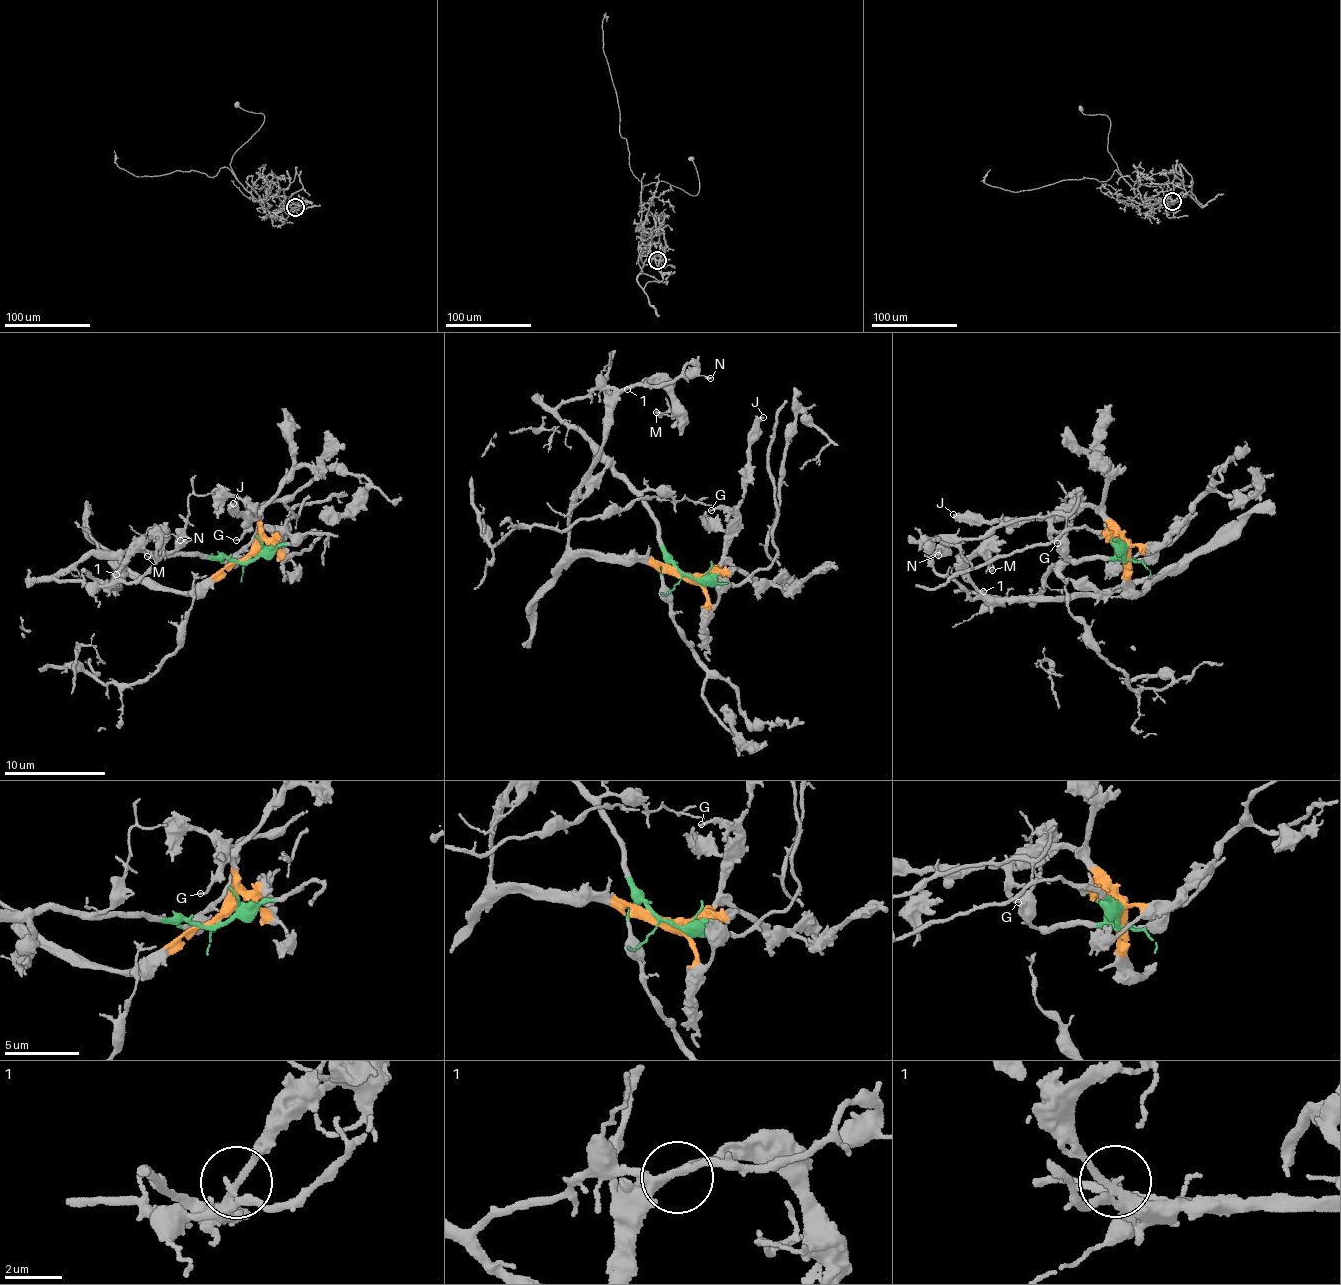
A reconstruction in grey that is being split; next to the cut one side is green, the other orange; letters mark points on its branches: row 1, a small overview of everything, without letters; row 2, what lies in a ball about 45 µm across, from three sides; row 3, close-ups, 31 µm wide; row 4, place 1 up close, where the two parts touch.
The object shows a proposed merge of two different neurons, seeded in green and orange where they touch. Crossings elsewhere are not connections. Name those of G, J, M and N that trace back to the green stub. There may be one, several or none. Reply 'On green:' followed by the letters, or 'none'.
On green: N

